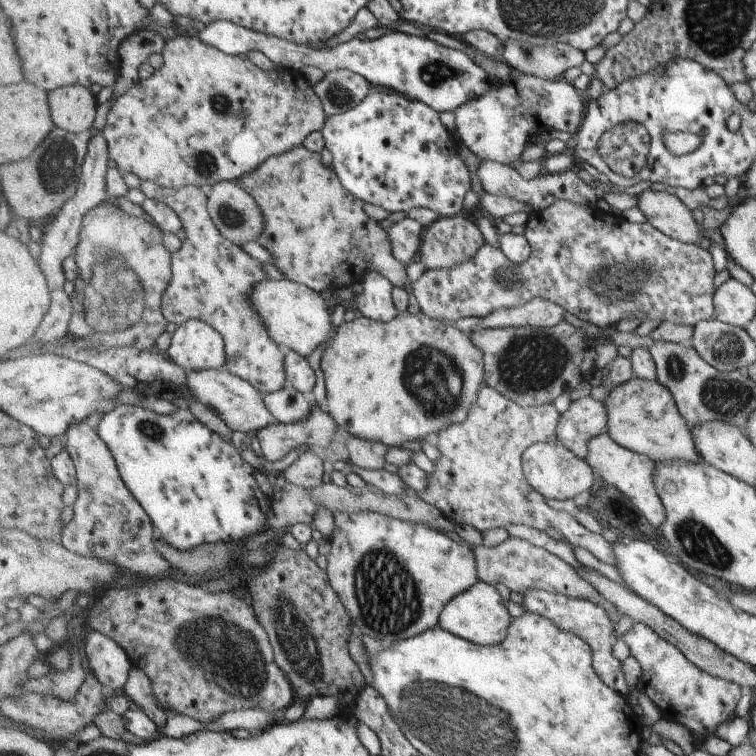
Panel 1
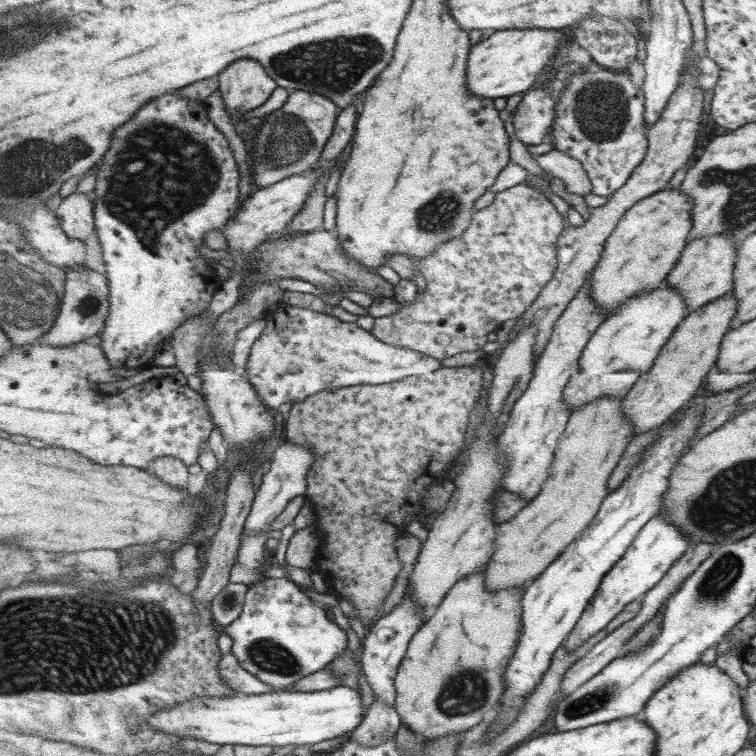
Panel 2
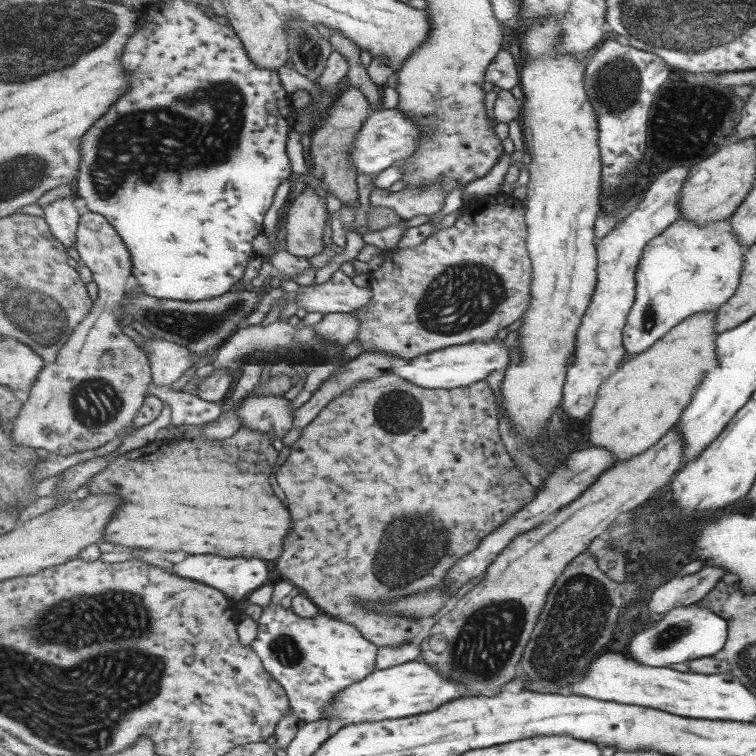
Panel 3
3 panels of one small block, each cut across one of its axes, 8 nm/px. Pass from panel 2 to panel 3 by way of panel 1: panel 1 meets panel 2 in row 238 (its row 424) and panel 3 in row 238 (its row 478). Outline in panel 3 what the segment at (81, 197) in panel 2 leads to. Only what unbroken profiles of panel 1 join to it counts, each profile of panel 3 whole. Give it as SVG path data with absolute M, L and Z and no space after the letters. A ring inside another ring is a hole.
M92 211L80 216L77 244L74 245L80 259L93 274L93 280L99 288L98 295L87 318L75 328L65 347L59 350L57 360L47 364L43 372L37 376L37 382L29 389L28 398L21 407L12 434L12 441L16 445L27 445L33 449L44 448L63 456L95 450L106 446L109 442L117 441L122 430L133 426L147 396L153 395L154 383L153 358L149 358L149 354L128 336L116 315L116 312L121 310L122 300L128 292L127 280L134 276L134 262L130 248L106 216ZM115 350L119 350L121 358L109 358L109 362L105 362L103 367L103 356L115 354Z

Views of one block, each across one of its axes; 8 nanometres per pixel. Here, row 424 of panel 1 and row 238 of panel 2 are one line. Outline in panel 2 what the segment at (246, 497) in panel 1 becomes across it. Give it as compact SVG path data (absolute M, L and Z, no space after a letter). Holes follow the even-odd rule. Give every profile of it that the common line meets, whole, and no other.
M179 92L155 98L155 102L145 106L145 110L137 112L137 118L133 118L133 122L127 122L113 136L113 146L111 146L109 154L104 154L97 166L96 185L92 196L95 203L96 230L103 250L105 275L110 286L110 317L105 329L101 332L98 343L101 350L105 352L109 364L115 370L115 374L119 376L134 375L138 370L152 364L161 345L168 339L172 339L173 332L179 330L186 318L192 318L194 314L202 314L206 308L210 307L213 295L222 287L224 281L218 278L217 272L209 264L209 259L201 254L201 246L206 245L205 237L212 230L224 230L234 214L240 210L243 198L239 193L239 182L241 182L241 174L239 166L235 162L235 154L231 150L231 144L225 138L225 134L219 132L219 128L211 122L206 104L202 100L183 98Z

